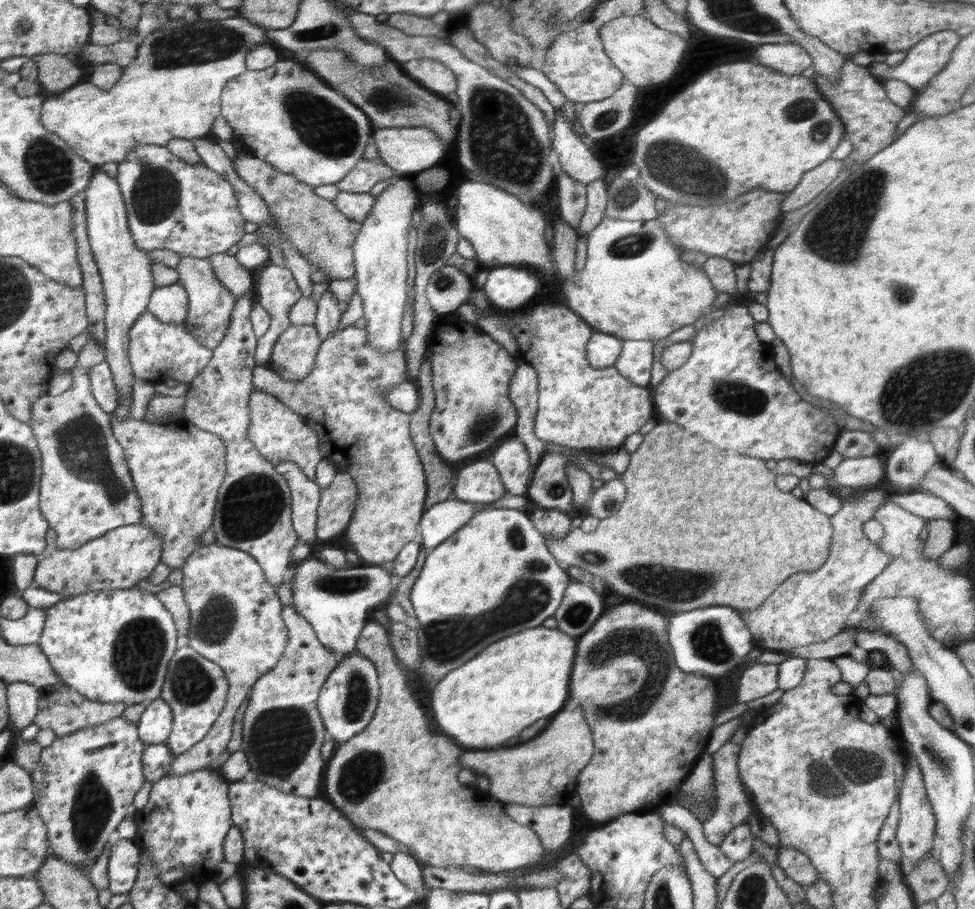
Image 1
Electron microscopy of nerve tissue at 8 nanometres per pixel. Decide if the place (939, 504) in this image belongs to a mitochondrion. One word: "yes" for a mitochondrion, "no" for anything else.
no

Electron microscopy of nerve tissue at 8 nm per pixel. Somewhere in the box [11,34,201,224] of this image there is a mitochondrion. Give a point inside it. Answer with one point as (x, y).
(48, 168)

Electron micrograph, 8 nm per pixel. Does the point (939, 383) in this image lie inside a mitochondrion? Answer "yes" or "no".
yes

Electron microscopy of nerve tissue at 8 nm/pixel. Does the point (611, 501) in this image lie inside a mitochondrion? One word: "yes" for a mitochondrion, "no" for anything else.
yes

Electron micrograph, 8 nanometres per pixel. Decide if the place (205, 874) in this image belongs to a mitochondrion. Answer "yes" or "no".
no

